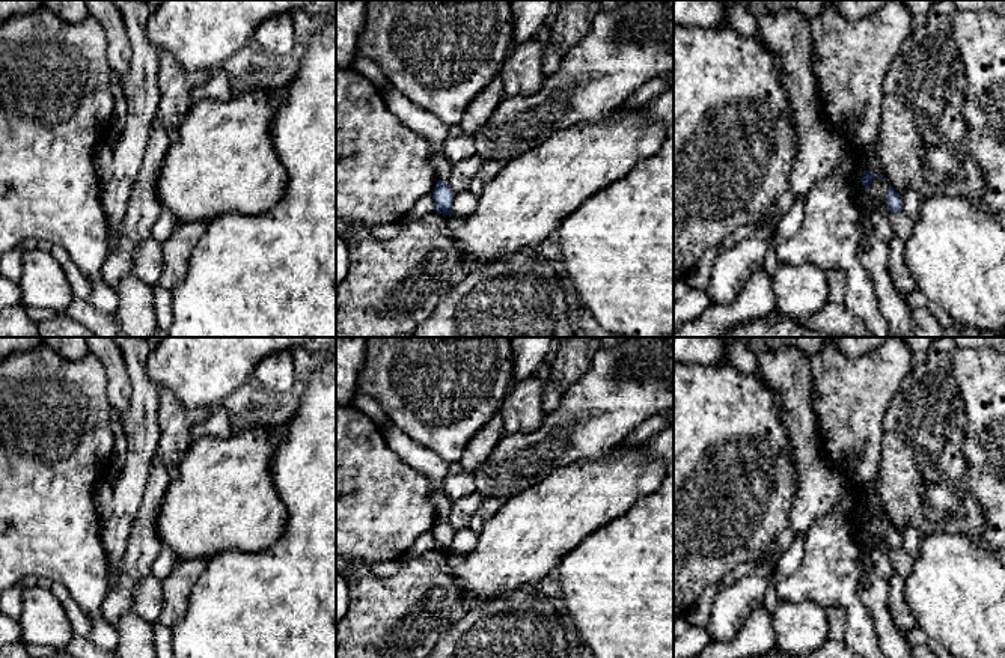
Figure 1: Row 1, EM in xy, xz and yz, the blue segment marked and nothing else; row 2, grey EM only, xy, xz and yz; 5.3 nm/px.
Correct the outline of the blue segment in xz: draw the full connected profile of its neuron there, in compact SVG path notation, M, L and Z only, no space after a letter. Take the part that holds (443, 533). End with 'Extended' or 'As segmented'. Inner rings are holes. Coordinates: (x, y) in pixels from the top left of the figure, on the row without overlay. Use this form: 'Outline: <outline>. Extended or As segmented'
Outline: M437 518L431 533L435 541L434 548L451 554L452 553L451 545L455 535L455 530L451 527L451 524L443 518Z. As segmented

